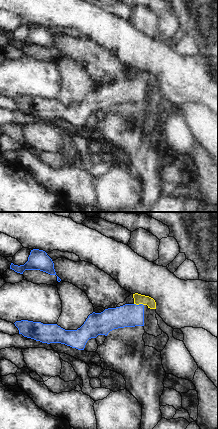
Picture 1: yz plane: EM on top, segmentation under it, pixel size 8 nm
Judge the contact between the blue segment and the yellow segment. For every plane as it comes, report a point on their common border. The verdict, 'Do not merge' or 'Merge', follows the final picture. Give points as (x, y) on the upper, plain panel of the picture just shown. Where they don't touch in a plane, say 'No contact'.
Touches blue at (139, 80)

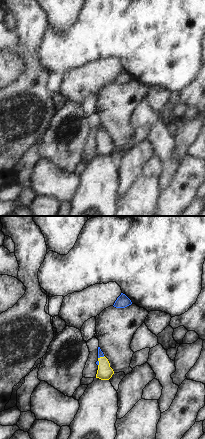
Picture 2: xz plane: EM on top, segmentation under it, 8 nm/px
Touches blue at (101, 132)

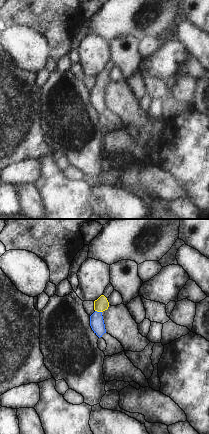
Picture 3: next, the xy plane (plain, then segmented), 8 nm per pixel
Touches blue at (98, 88)

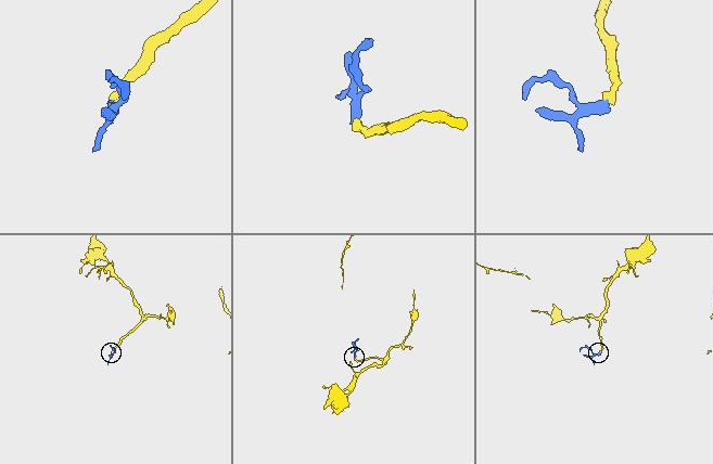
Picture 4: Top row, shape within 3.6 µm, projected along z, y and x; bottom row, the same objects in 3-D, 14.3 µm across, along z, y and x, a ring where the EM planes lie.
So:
Merge

